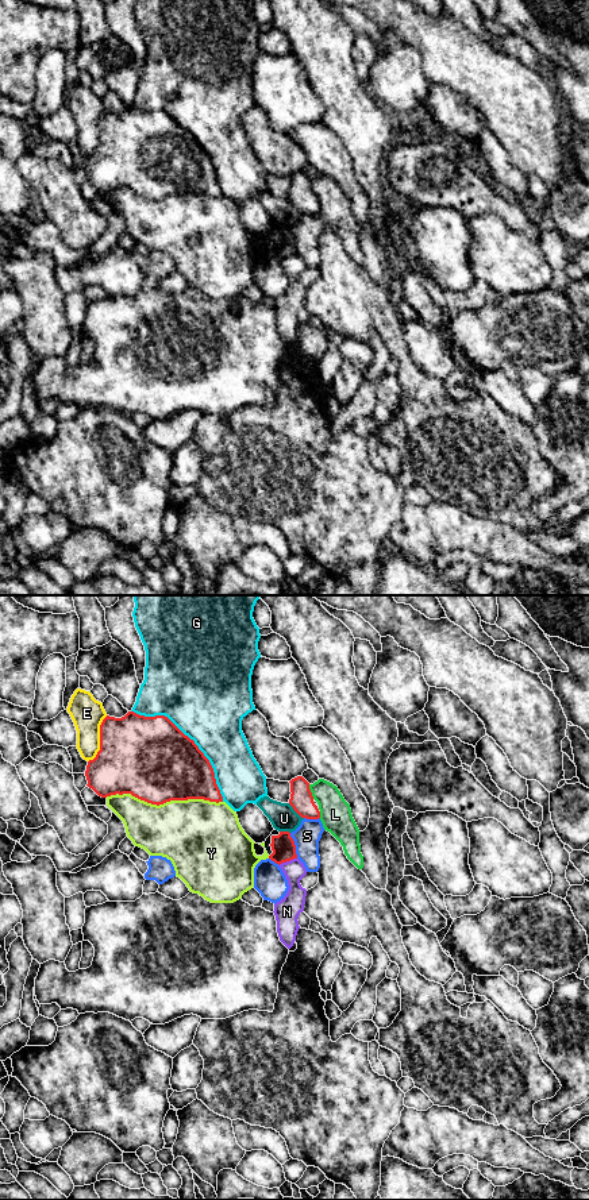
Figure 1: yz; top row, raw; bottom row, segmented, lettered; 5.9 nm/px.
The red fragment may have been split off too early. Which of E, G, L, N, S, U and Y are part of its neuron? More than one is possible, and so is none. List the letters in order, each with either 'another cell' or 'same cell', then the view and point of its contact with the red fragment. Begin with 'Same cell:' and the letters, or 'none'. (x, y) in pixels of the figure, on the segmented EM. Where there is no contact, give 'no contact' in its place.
Same cell: none
E: another cell; meets red in yz at (100, 740)
G: another cell; meets red in yz at (192, 740)
L: another cell; meets red in yz at (310, 791)
N: another cell; meets red in yz at (287, 860)
S: another cell; meets red in yz at (295, 845)
U: another cell; meets red in yz at (296, 811)
Y: another cell; meets red in yz at (164, 802)

